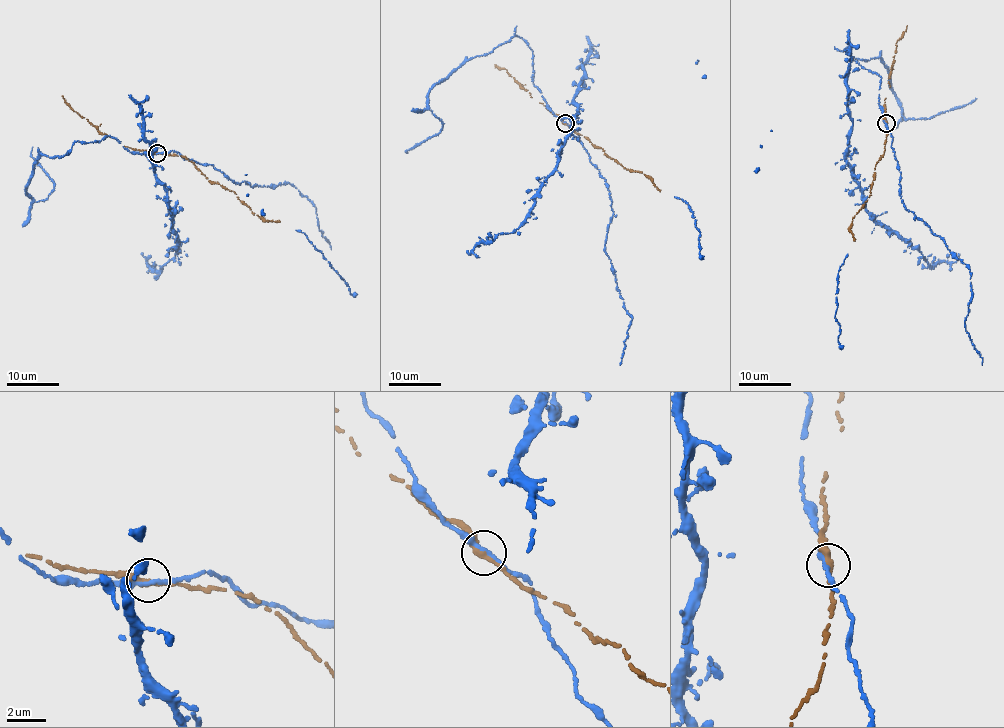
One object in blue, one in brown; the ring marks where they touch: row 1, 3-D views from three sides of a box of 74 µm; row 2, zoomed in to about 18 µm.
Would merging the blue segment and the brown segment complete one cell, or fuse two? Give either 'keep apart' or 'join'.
join

